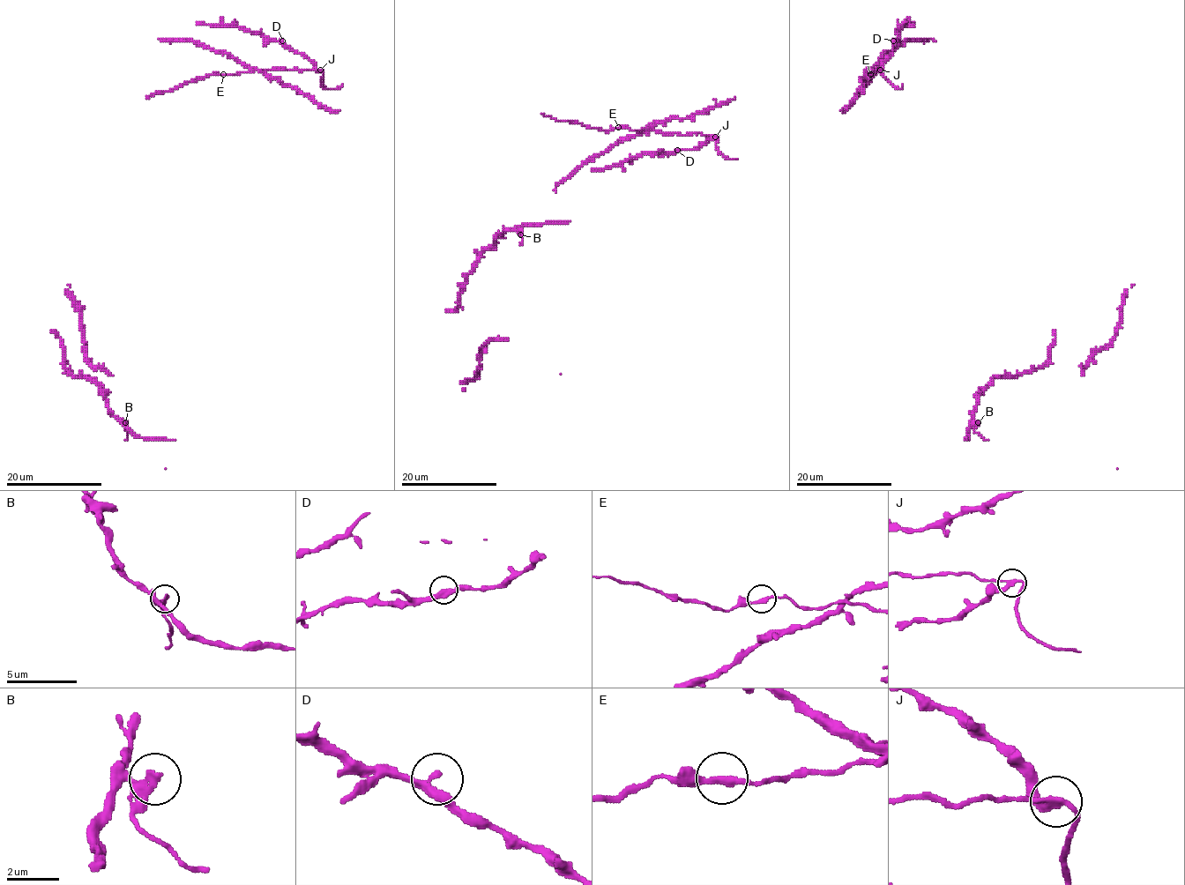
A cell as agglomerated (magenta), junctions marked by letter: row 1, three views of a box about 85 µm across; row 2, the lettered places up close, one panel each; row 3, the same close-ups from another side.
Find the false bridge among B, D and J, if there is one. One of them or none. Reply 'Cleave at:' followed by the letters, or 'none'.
Cleave at: J

